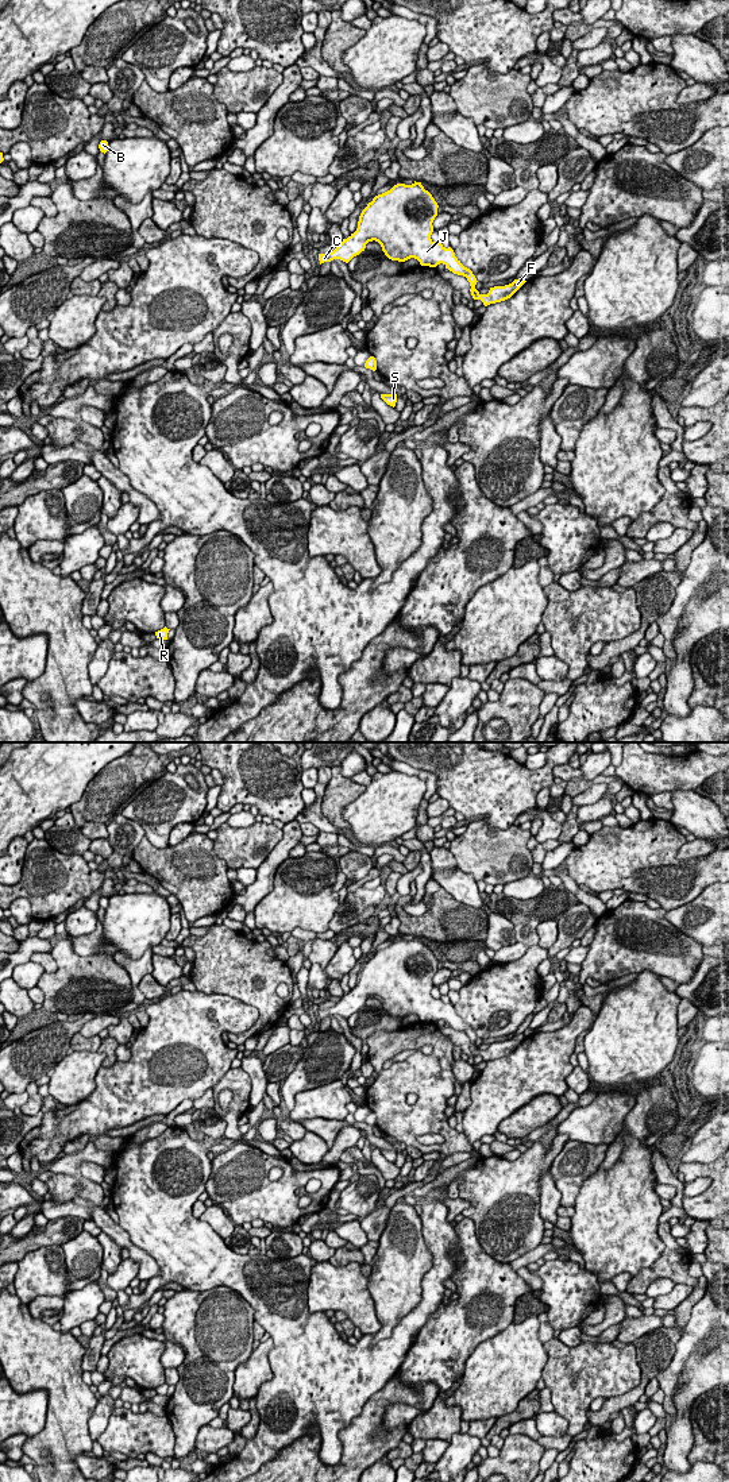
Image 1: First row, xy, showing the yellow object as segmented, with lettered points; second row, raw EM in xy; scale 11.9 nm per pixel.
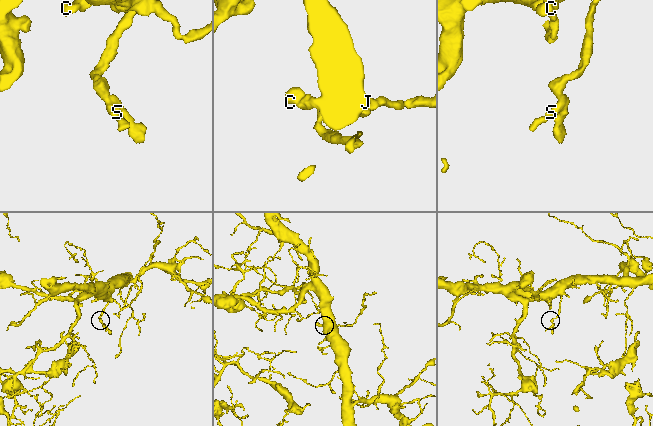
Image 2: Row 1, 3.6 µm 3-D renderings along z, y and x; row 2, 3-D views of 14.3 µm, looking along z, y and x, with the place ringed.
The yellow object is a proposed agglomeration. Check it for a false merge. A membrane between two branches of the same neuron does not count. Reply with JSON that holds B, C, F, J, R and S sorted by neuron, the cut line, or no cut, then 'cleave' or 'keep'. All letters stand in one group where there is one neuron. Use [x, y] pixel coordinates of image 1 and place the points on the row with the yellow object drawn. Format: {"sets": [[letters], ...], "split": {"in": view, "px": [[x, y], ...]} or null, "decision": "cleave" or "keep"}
{"sets": [["B", "C", "F", "J", "R", "S"]], "split": null, "decision": "keep"}

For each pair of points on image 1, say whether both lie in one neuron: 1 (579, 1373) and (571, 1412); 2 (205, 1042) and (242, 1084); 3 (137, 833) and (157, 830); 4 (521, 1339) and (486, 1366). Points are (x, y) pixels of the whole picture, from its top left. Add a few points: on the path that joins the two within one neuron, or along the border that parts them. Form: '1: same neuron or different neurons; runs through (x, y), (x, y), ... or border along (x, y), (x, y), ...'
1: same neuron; runs through (574, 1382), (571, 1403)
2: different neurons; border along (231, 1068), (212, 1088)
3: different neurons; border along (120, 813), (134, 819), (145, 834)
4: same neuron; runs through (513, 1347), (494, 1366)

